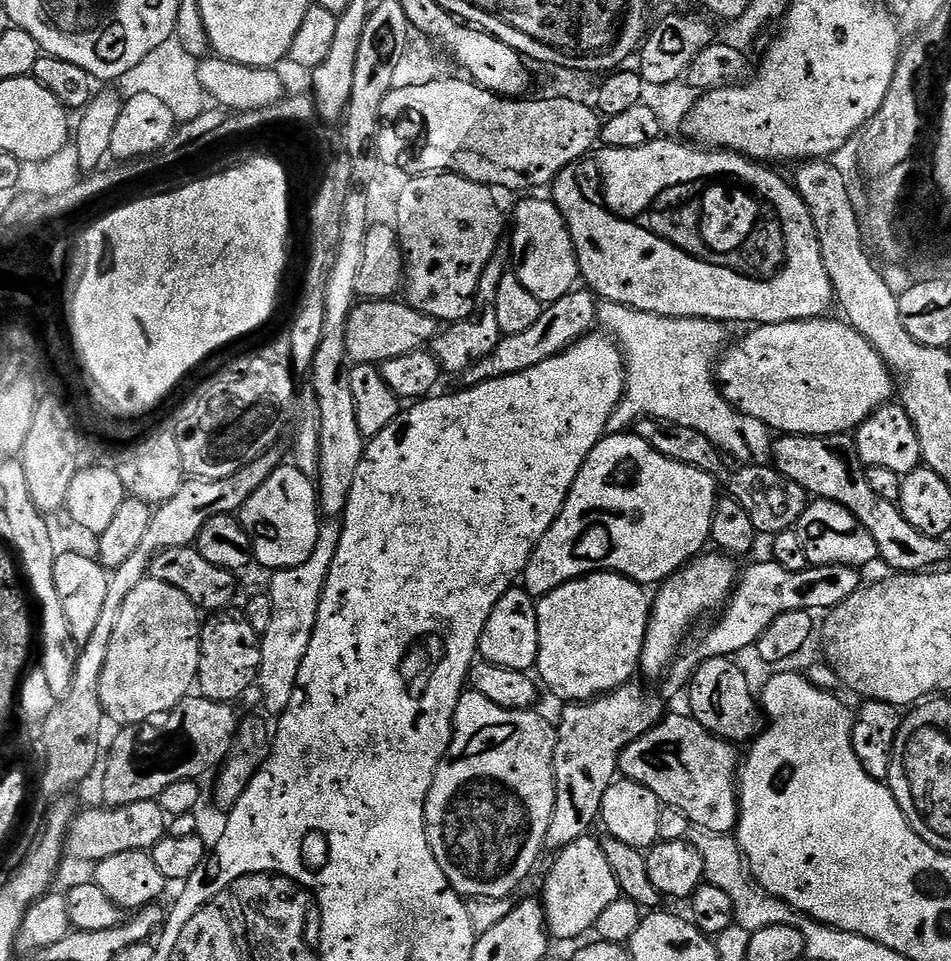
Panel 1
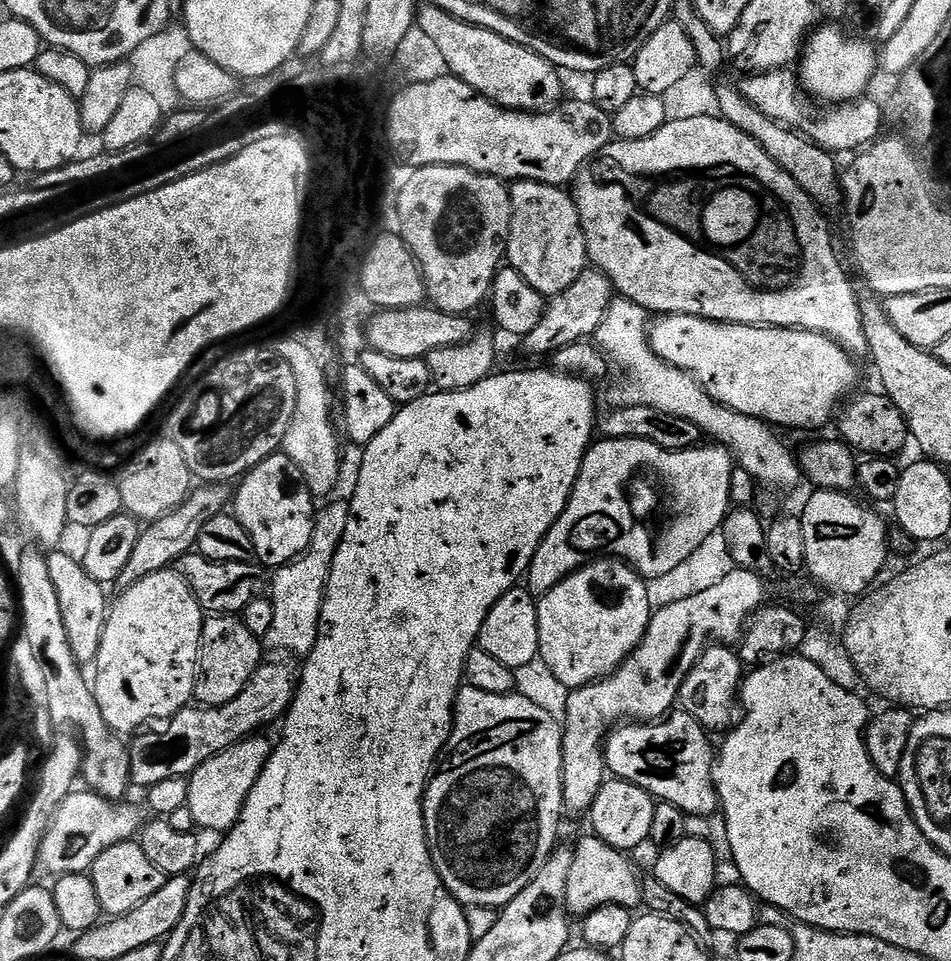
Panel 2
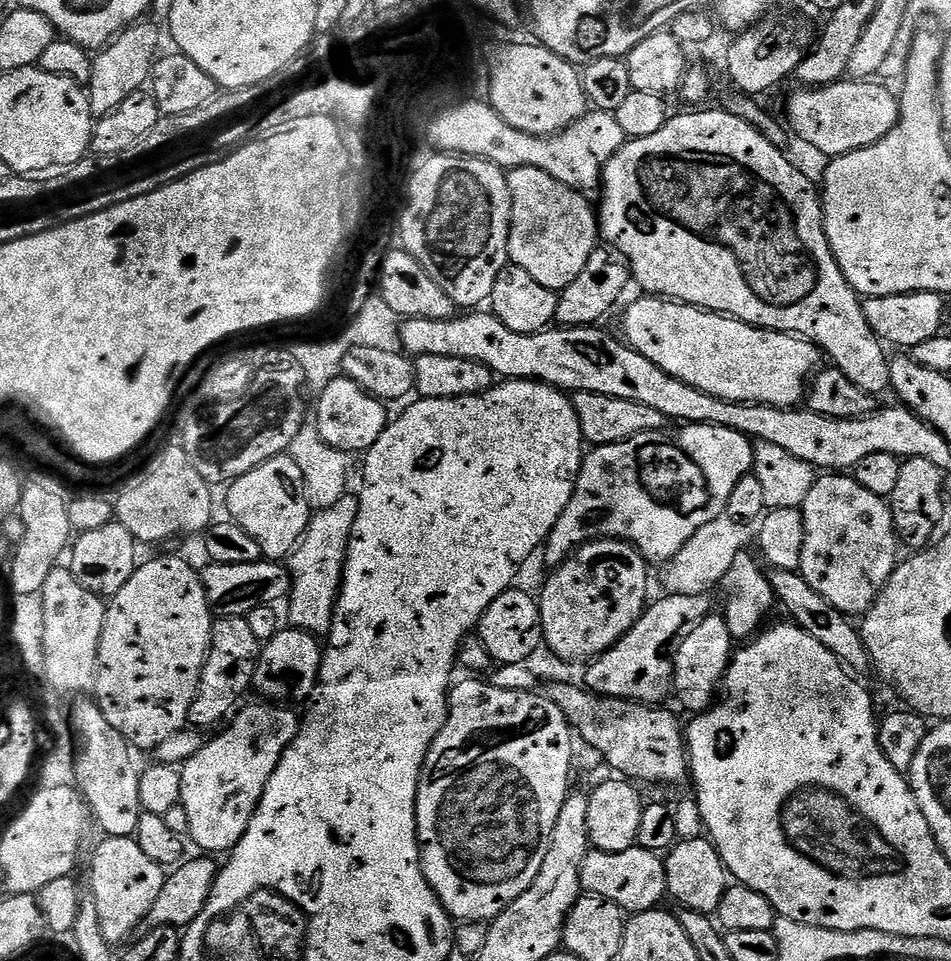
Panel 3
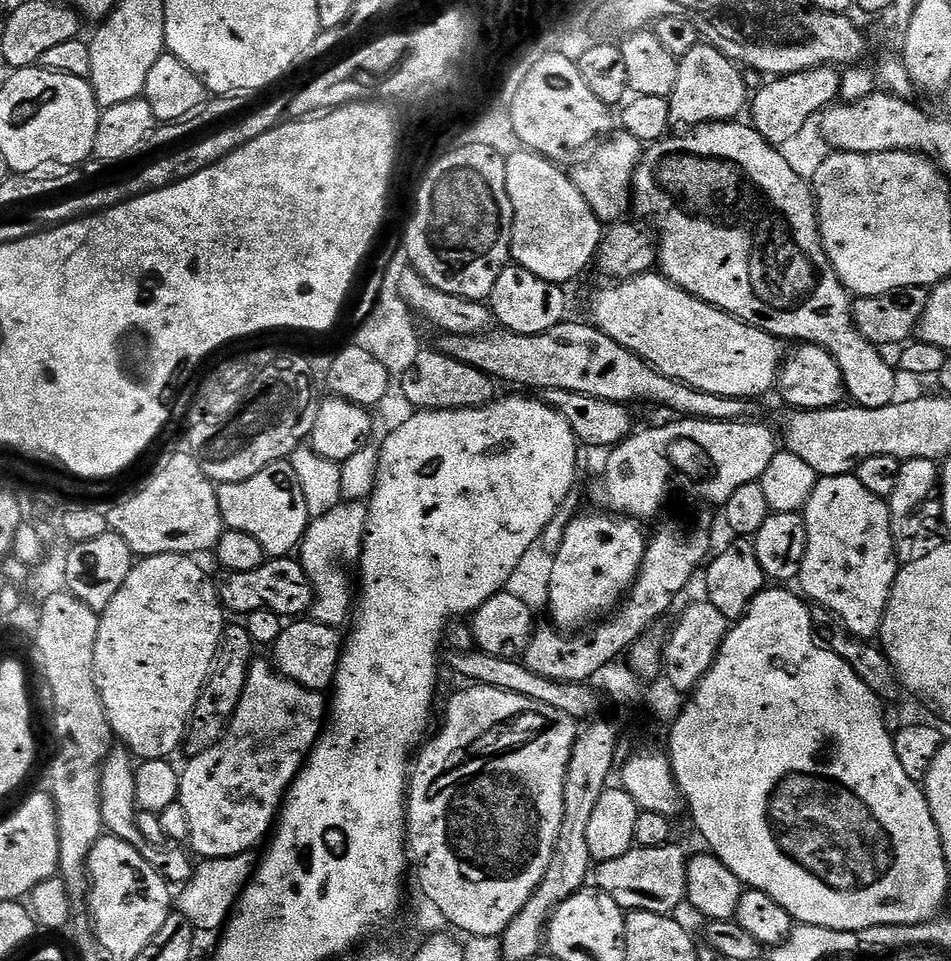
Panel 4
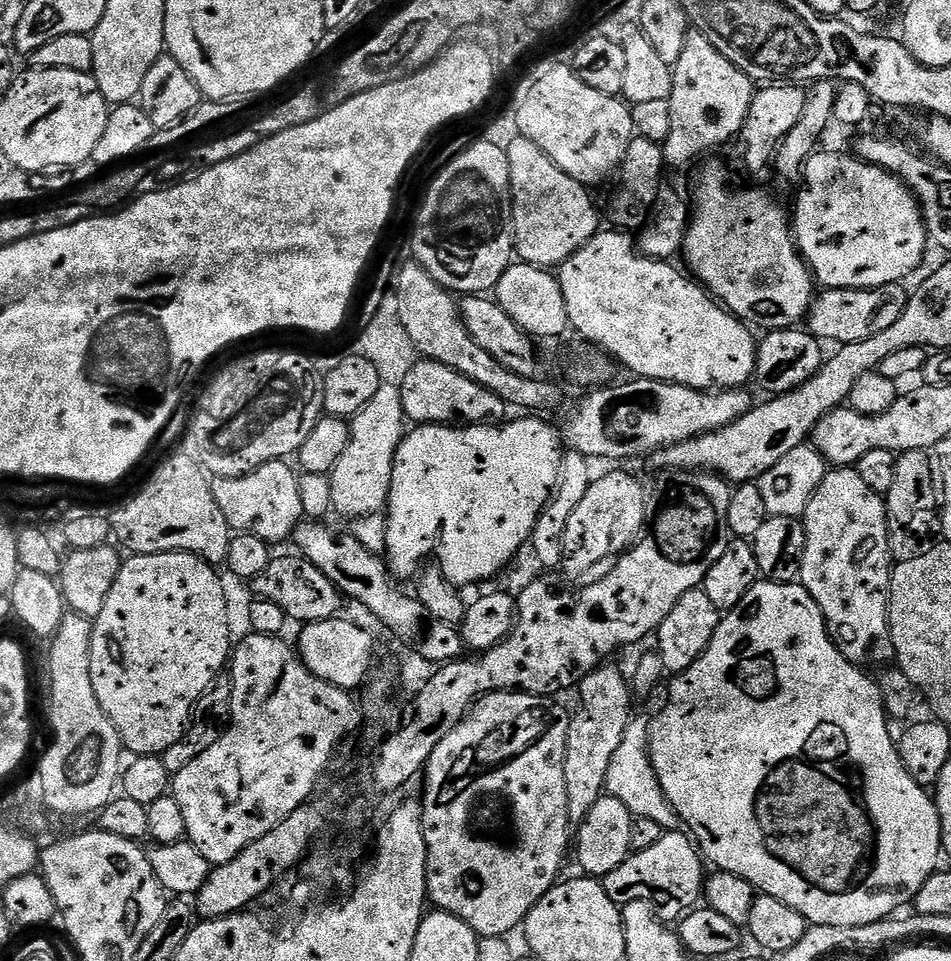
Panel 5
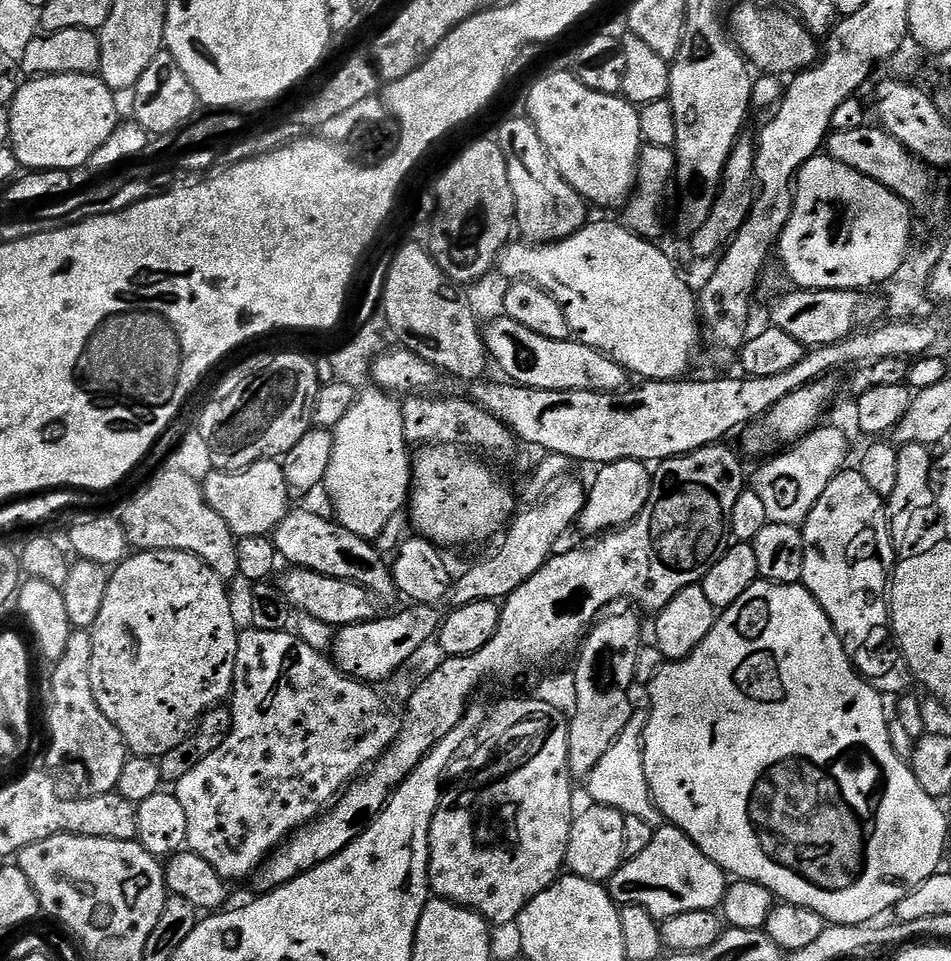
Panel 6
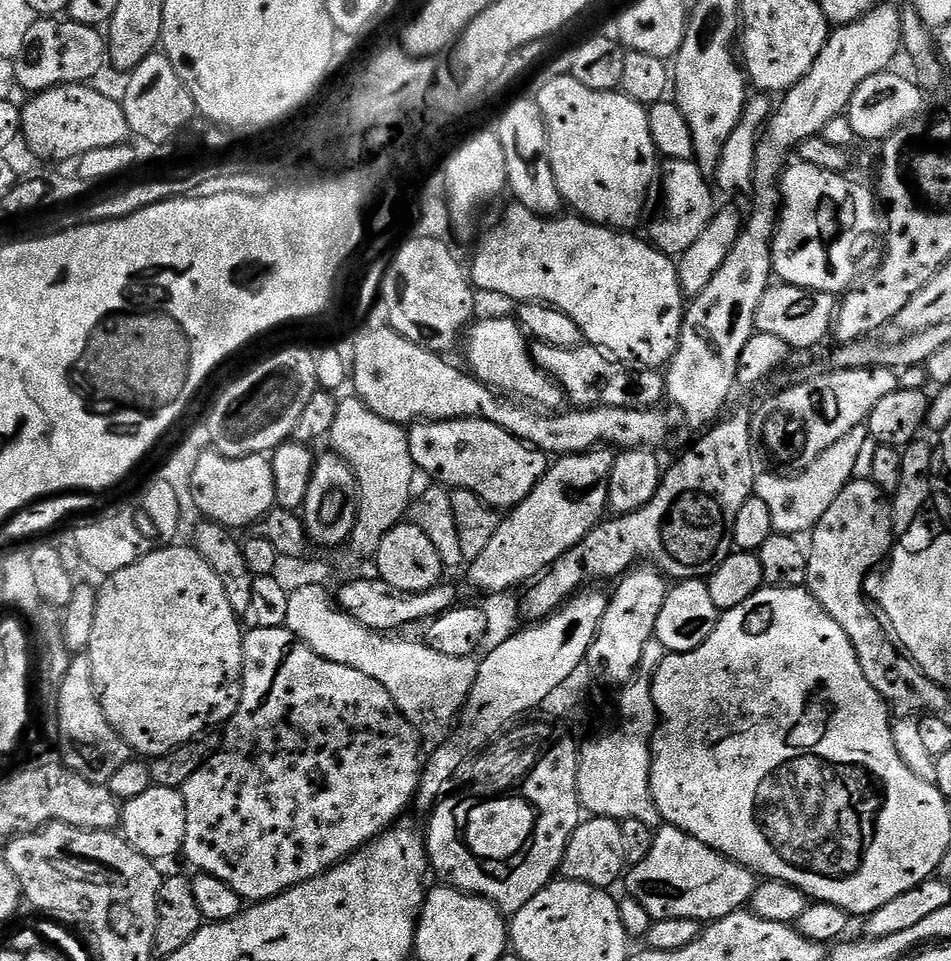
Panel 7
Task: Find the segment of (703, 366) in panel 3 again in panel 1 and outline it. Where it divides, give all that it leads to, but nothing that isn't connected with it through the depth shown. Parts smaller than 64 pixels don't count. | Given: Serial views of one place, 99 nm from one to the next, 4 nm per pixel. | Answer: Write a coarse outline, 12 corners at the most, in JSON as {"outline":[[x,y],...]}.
{"outline":[[843,319],[762,324],[720,392],[776,434],[842,436],[894,396]]}

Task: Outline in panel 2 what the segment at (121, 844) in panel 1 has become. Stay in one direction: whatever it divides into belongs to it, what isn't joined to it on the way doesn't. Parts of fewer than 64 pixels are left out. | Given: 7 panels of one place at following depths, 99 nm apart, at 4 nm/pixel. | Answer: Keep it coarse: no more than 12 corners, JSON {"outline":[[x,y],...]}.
{"outline":[[74,790],[38,849],[53,877],[135,841],[143,807]]}

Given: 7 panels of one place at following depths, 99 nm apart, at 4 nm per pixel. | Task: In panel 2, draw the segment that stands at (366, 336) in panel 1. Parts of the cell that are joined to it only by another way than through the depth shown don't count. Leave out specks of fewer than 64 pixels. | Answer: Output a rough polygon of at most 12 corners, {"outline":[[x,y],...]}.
{"outline":[[431,306],[380,310],[367,347],[426,358],[471,340],[467,315]]}

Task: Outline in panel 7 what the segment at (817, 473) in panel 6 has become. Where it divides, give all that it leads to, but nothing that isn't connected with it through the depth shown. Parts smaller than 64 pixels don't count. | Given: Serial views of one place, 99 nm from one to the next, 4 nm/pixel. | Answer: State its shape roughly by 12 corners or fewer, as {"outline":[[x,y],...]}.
{"outline":[[858,427],[797,476],[757,475],[773,533],[811,533],[853,479]]}

